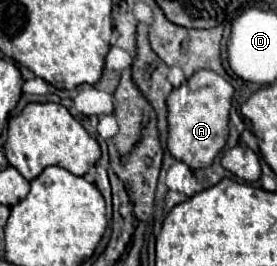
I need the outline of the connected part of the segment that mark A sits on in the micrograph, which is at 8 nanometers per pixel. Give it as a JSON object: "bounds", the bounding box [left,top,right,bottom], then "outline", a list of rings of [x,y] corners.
{"bounds":[168,70,234,170],"outline":[[[198,70],[182,86],[174,88],[168,104],[168,150],[174,158],[188,164],[192,170],[206,168],[214,162],[228,140],[230,132],[230,102],[234,88],[212,70]]]}

